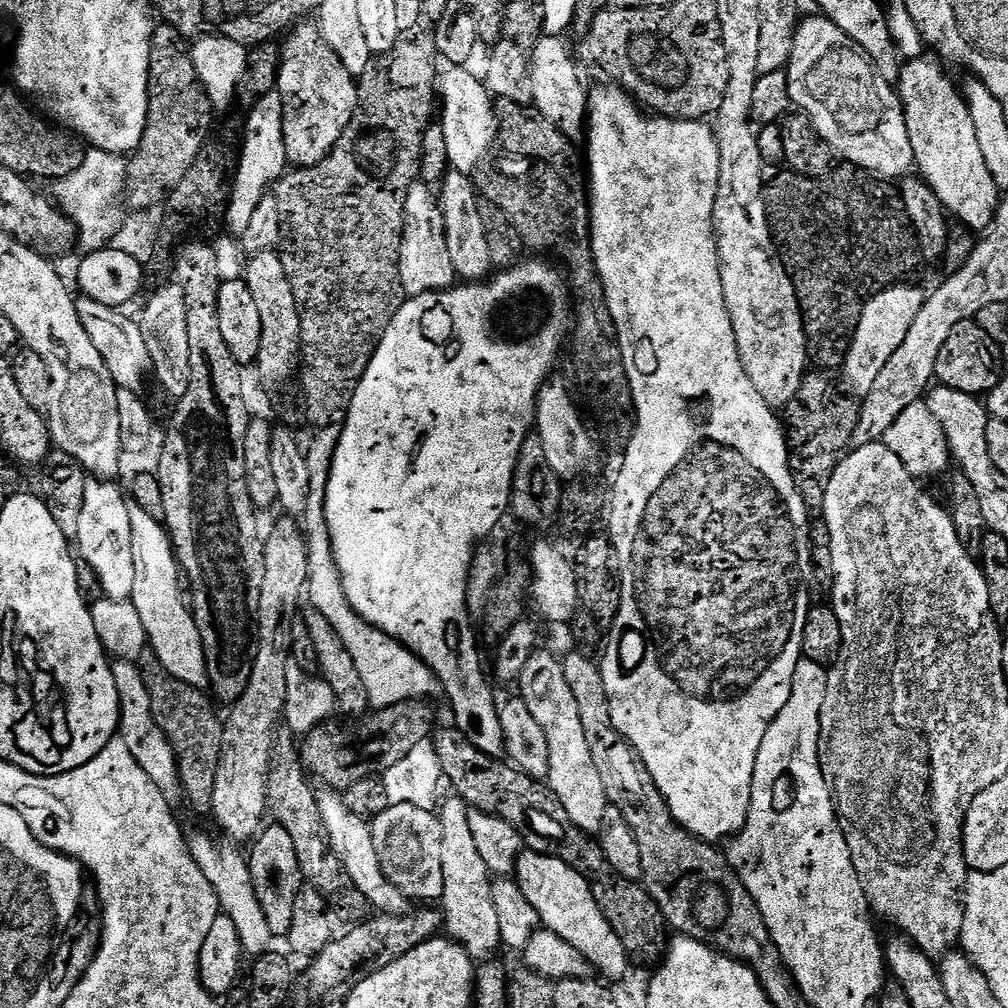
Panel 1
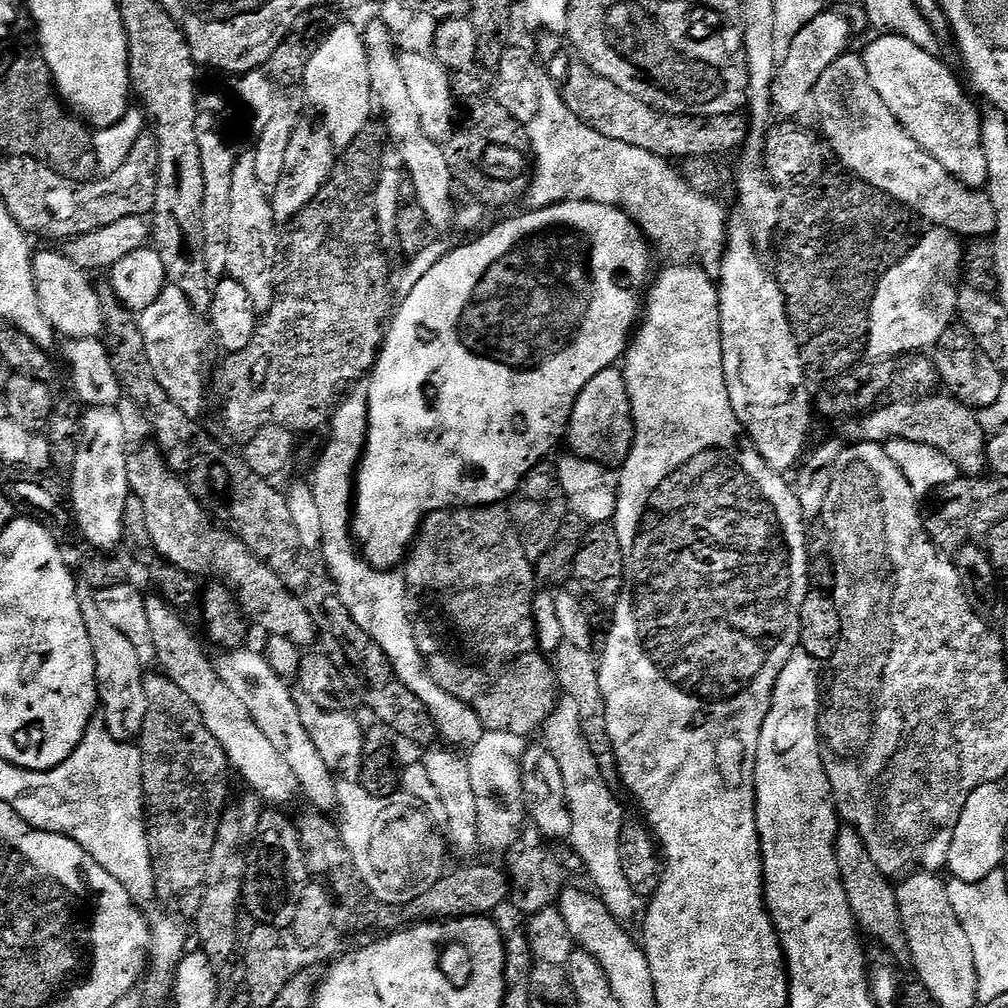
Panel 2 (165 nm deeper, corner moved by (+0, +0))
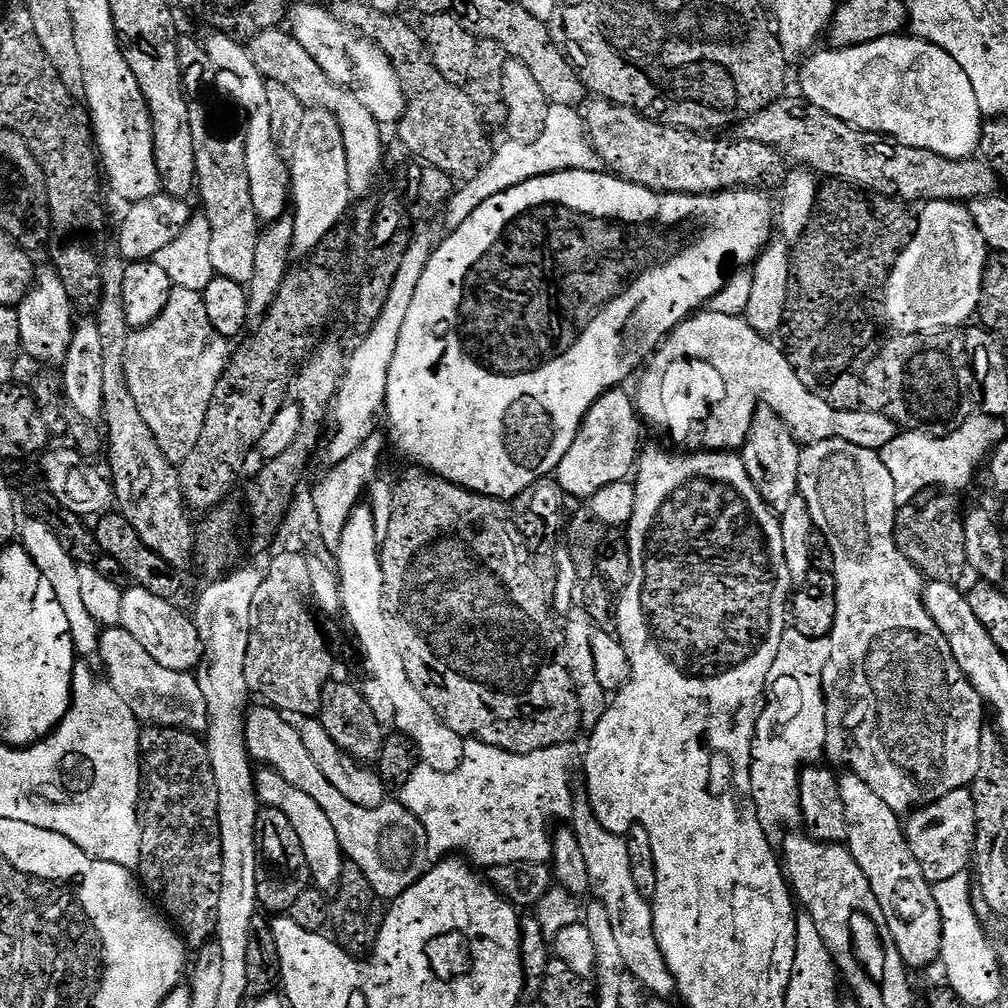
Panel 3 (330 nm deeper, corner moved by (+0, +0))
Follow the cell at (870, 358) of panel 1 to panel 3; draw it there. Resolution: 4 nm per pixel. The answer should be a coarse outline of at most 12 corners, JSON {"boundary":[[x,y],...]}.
{"boundary":[[929,200],[888,279],[889,322],[977,315],[990,249],[963,203]]}

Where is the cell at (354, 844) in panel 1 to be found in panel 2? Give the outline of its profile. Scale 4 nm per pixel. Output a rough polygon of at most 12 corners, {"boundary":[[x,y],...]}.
{"boundary":[[221,651],[218,678],[290,762],[303,799],[336,808],[336,780],[289,681],[263,651]]}

